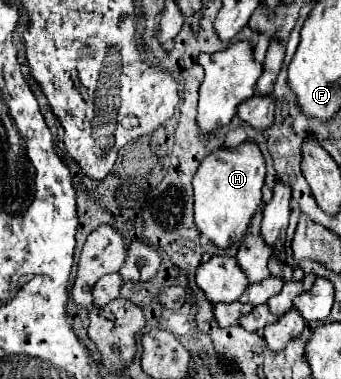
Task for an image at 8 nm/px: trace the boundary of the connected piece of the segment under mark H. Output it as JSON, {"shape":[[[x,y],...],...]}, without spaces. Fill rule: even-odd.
{"shape":[[[253,142],[239,144],[231,150],[215,150],[203,158],[195,178],[195,226],[201,236],[219,248],[243,240],[253,214],[261,208],[261,188],[265,182],[265,160]]]}

